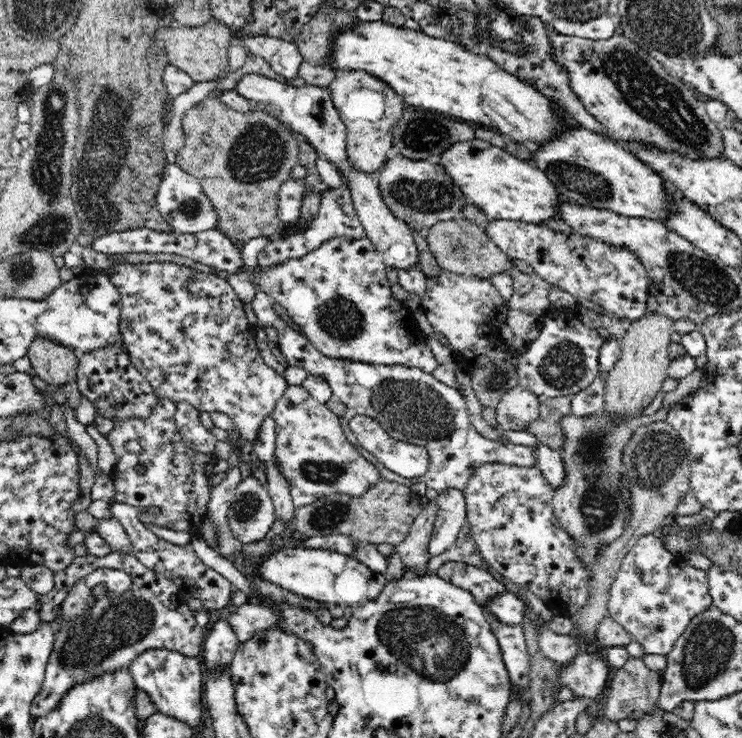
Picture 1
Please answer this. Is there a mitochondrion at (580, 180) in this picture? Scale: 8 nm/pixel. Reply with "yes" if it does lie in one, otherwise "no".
yes

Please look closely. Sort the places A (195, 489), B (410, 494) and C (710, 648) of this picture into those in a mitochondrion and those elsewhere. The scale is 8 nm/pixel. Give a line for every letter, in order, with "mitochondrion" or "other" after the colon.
A: other
B: other
C: mitochondrion

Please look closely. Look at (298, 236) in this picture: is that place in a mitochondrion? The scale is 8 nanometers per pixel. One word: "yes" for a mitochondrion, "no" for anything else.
no

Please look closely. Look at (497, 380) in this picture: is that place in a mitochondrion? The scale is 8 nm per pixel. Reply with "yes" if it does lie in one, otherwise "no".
yes

